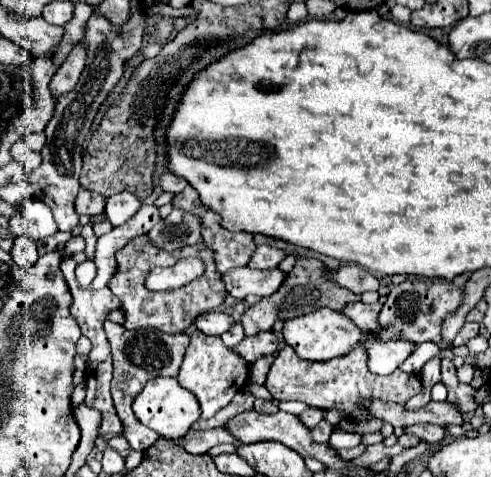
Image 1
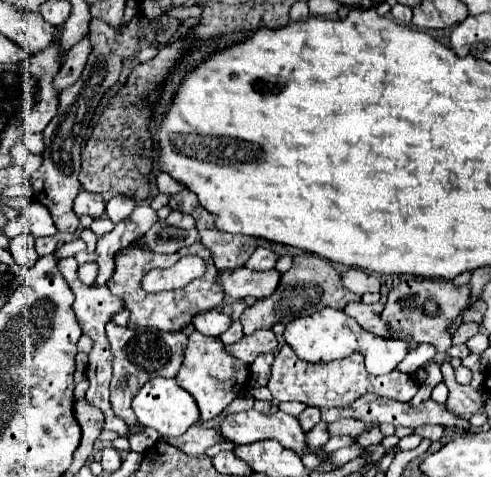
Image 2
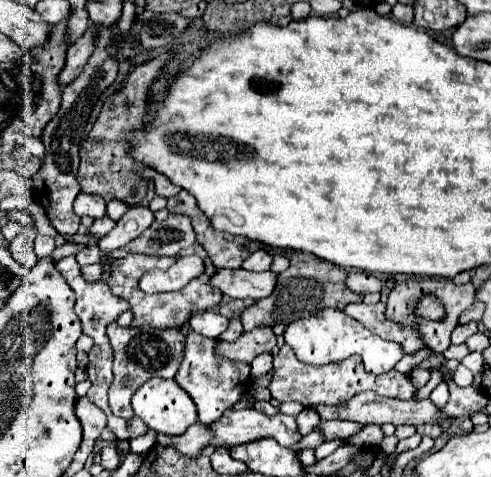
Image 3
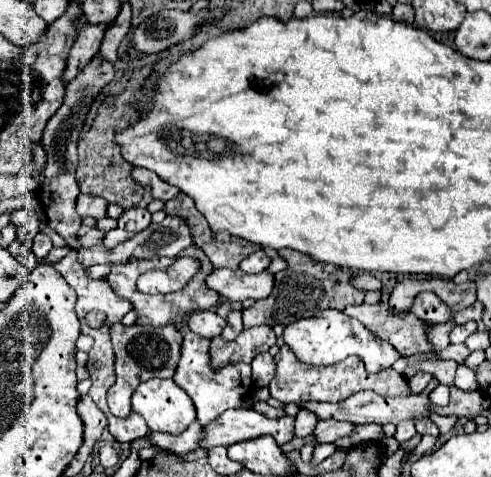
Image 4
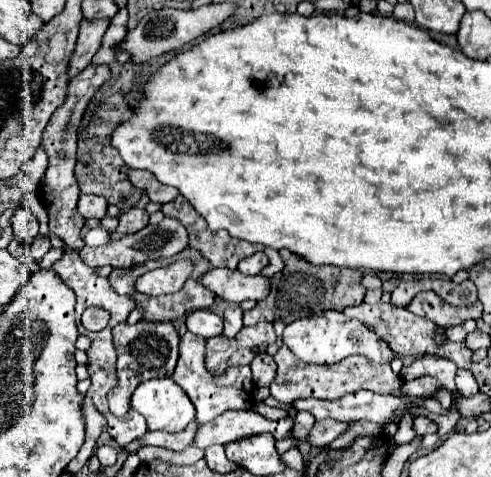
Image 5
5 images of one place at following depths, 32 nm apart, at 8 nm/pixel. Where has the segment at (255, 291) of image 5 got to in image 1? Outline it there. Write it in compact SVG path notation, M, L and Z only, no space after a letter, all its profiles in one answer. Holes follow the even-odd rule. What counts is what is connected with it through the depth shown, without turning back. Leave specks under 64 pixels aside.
M242 266L242 268L232 268L230 272L226 272L222 280L230 296L246 298L250 294L272 296L280 288L280 284L284 284L286 276L288 274L282 272L280 268L252 270L248 266Z

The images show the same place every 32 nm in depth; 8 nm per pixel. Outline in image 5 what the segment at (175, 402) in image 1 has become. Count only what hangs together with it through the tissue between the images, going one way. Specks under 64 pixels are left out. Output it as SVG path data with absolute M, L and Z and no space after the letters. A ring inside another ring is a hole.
M172 378L142 382L132 394L132 408L146 418L148 430L182 432L196 420L192 402Z

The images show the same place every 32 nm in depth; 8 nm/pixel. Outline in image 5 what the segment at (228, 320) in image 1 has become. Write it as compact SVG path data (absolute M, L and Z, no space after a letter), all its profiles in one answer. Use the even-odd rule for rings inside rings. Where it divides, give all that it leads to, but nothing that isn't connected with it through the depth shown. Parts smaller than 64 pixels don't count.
M196 310L186 318L186 326L192 334L208 340L208 338L222 334L224 320L218 314L214 314L212 310Z

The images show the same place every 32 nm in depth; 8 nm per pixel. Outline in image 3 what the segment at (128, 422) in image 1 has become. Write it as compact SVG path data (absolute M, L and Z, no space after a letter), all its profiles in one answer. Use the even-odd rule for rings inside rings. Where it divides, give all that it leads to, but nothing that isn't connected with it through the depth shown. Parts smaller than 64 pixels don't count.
M116 322L106 328L112 350L114 350L114 380L110 386L110 408L116 416L132 420L134 412L130 408L130 398L134 392L150 378L174 378L184 354L186 336L180 330L158 330L158 328L122 328ZM118 378L118 382L116 382ZM148 430L144 436L130 440L130 450L136 452L136 454L142 454L142 452L148 452L154 444L156 444L156 432Z

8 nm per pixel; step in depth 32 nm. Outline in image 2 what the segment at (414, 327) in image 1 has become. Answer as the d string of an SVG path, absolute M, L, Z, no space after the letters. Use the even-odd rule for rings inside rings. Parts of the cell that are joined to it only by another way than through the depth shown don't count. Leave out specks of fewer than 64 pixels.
M428 278L404 280L390 290L382 318L388 326L392 326L398 332L404 332L404 336L408 338L414 338L418 342L430 342L434 346L450 346L450 338L446 334L446 322L456 318L468 306L468 294L470 294L468 286L454 286L448 280L428 280ZM426 300L436 300L440 308L436 316L426 316L424 312Z

